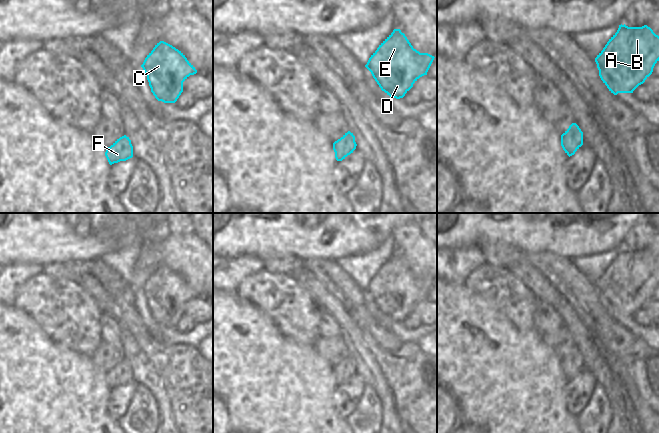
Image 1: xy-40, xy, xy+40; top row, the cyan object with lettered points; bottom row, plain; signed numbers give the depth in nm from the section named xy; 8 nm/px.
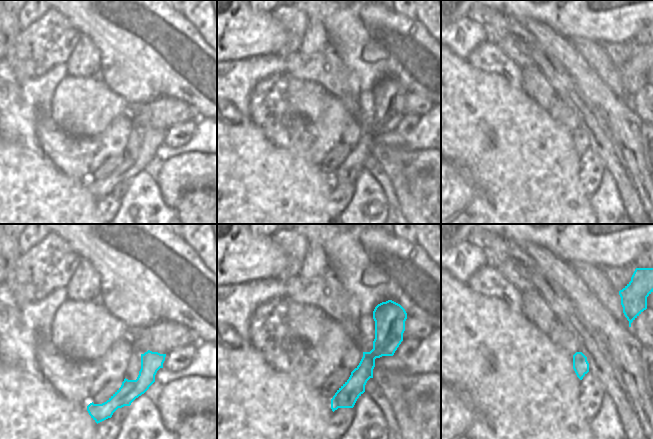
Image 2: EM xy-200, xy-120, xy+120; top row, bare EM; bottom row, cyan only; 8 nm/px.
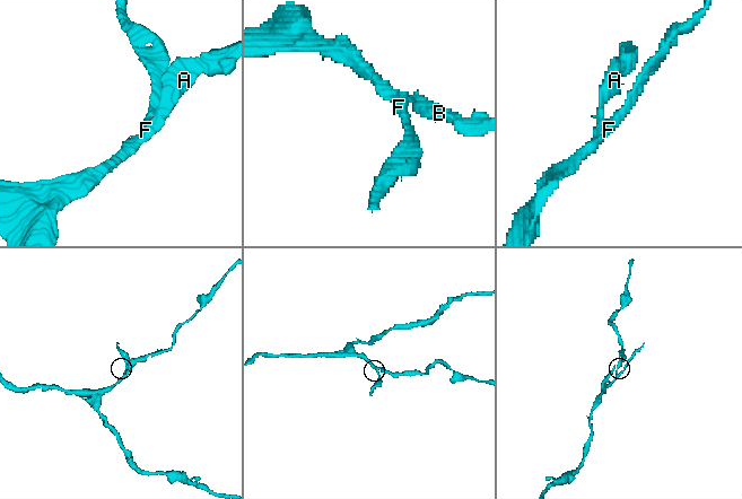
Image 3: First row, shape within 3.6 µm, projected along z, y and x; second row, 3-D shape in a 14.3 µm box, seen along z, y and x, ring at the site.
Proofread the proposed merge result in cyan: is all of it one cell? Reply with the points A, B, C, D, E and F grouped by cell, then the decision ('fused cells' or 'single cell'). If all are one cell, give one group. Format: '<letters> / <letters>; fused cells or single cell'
A B C D E F; single cell

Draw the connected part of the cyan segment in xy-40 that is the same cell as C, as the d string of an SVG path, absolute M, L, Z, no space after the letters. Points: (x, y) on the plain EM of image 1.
M164 265L155 269L141 291L151 316L164 327L175 327L183 316L183 306L197 297L181 275Z

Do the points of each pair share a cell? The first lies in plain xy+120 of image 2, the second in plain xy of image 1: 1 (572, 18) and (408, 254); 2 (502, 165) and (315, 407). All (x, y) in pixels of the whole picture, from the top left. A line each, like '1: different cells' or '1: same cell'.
1: different cells
2: same cell

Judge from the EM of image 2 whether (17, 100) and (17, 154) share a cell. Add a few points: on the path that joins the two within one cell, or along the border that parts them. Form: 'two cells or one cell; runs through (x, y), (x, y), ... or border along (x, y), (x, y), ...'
two cells; border along (10, 141), (19, 141), (38, 152)

